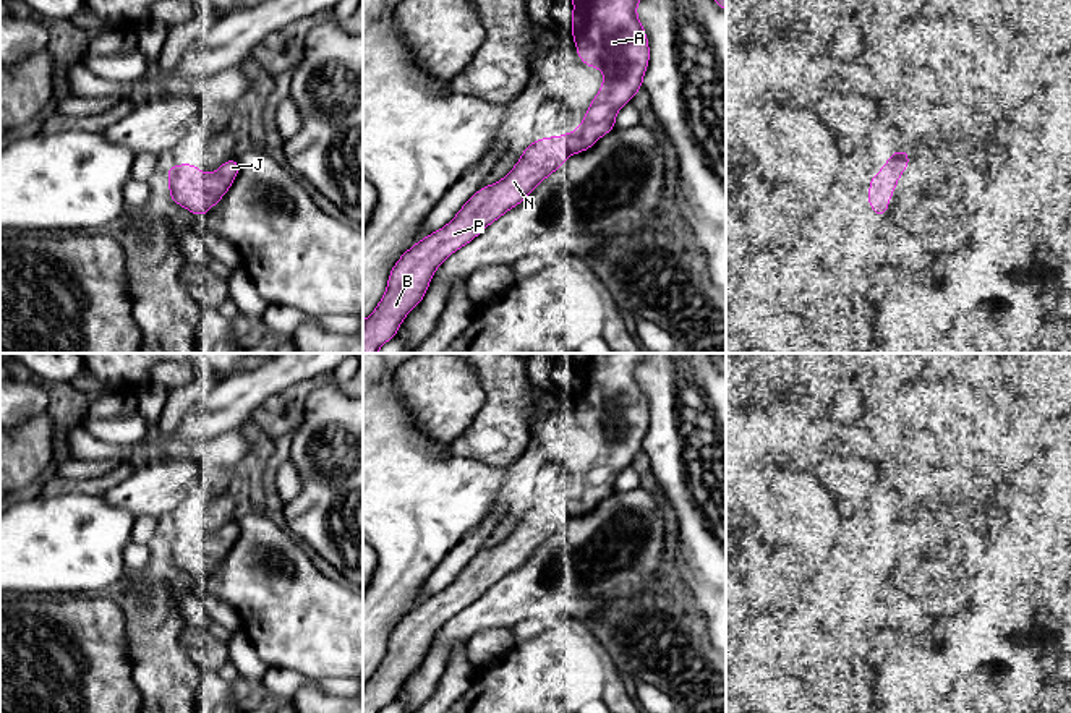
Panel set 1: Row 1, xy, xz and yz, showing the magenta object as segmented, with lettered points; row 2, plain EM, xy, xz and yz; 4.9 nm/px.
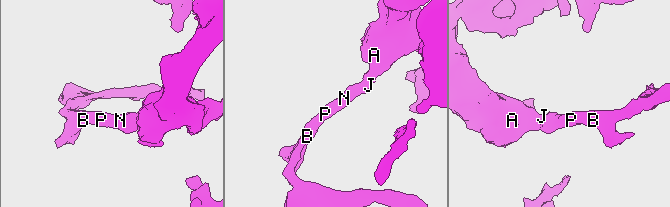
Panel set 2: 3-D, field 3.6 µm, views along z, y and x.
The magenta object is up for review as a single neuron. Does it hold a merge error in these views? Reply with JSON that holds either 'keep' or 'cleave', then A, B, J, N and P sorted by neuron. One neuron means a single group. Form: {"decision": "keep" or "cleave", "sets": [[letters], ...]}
{"decision": "keep", "sets": [["A", "B", "J", "N", "P"]]}

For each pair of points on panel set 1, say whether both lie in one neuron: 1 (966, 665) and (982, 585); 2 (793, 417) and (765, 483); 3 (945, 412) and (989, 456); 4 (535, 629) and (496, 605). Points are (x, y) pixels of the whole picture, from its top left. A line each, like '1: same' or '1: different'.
1: same
2: different
3: same
4: different

